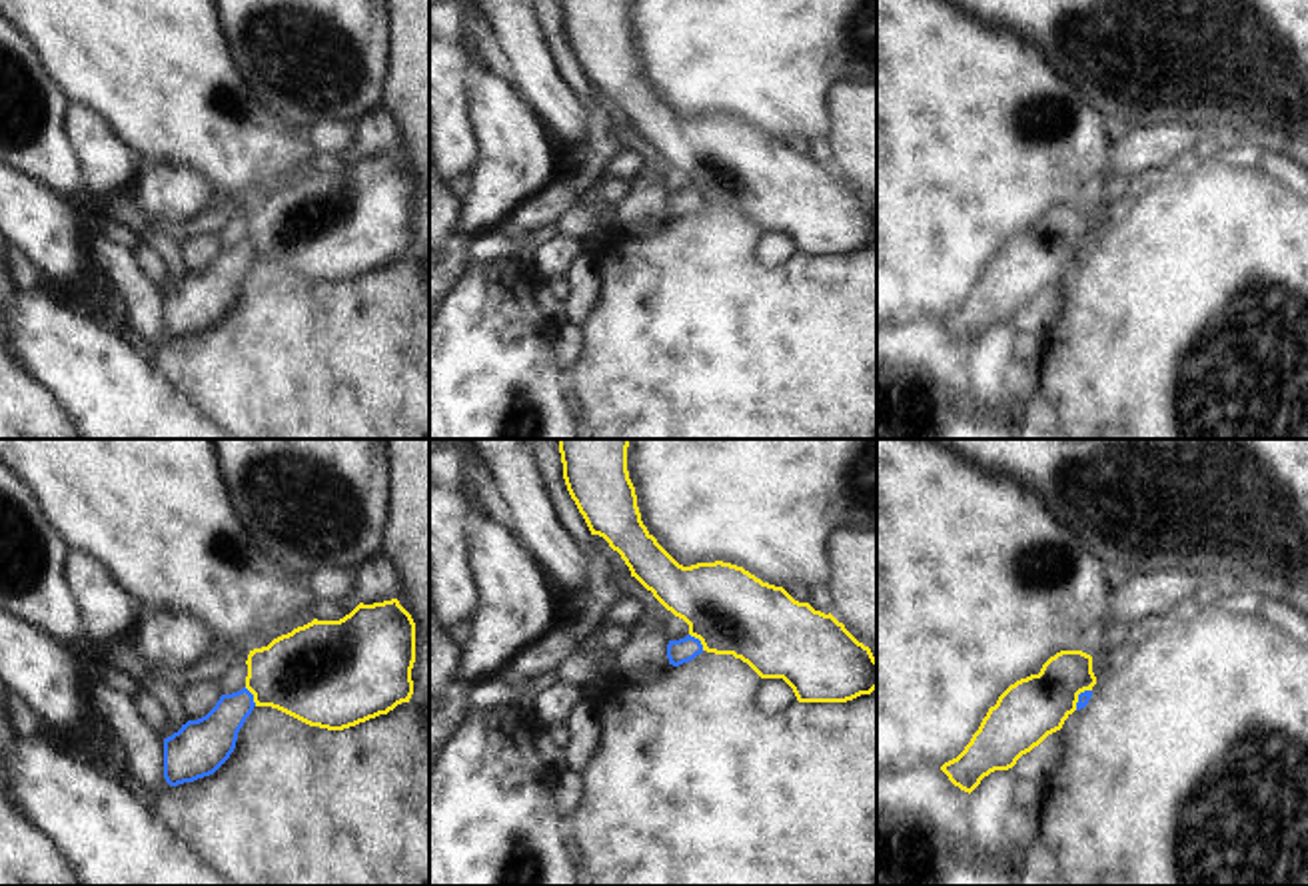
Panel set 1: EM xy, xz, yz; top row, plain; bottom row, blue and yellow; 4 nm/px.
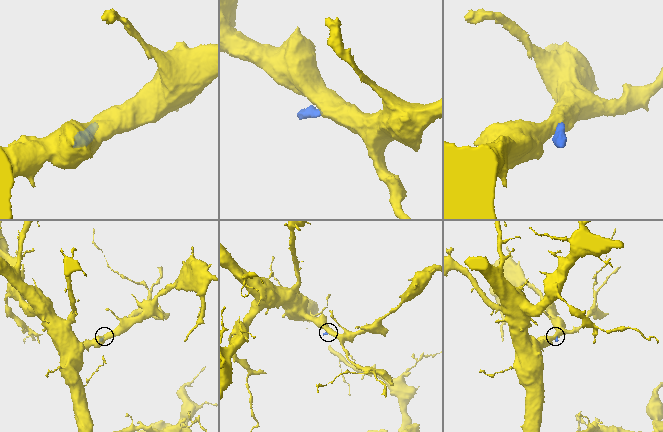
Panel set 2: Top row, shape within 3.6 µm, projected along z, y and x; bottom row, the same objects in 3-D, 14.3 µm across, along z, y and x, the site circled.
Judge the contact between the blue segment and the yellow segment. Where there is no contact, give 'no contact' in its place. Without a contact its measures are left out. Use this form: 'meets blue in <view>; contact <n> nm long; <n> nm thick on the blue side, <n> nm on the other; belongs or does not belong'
meets blue in xz; contact 90 nm long; 100 nm thick on the blue side, 340 nm on the other; does not belong

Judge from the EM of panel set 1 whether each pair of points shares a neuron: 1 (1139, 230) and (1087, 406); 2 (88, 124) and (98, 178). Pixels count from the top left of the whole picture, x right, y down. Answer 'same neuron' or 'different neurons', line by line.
1: same neuron
2: same neuron

